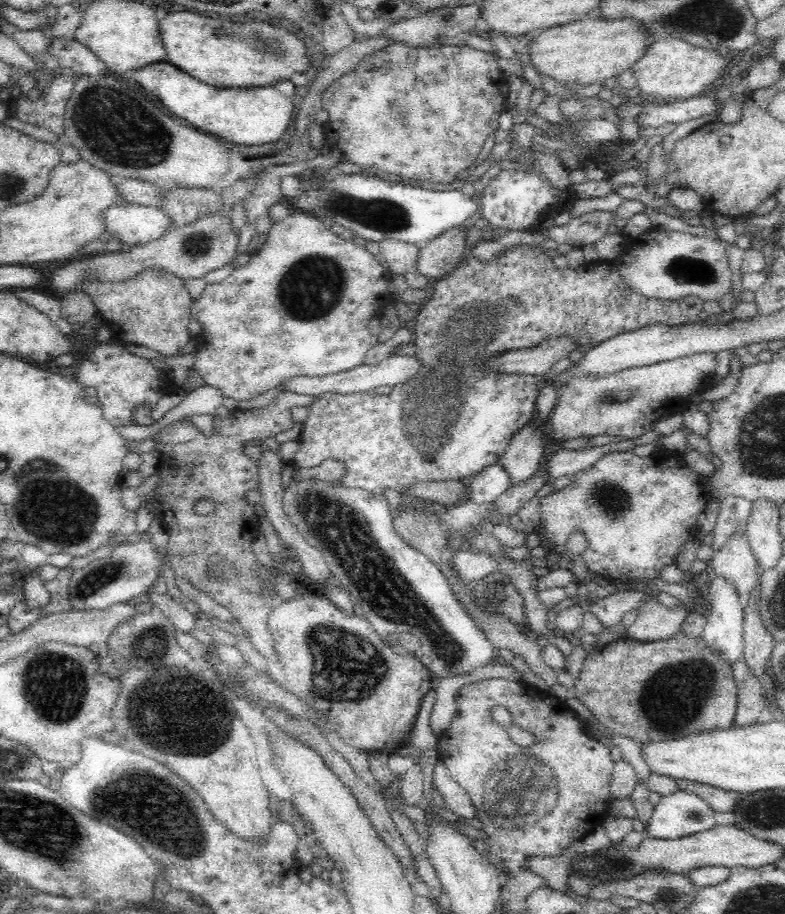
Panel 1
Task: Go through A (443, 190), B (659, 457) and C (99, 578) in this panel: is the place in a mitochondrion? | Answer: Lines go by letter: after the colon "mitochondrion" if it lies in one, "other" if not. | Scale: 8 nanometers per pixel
A: other
B: other
C: mitochondrion

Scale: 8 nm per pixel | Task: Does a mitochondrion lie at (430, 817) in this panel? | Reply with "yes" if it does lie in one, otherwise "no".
no

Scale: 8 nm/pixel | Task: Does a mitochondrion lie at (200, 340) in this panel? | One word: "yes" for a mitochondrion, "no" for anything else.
no

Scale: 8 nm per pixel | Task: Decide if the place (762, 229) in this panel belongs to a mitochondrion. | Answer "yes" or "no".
no

